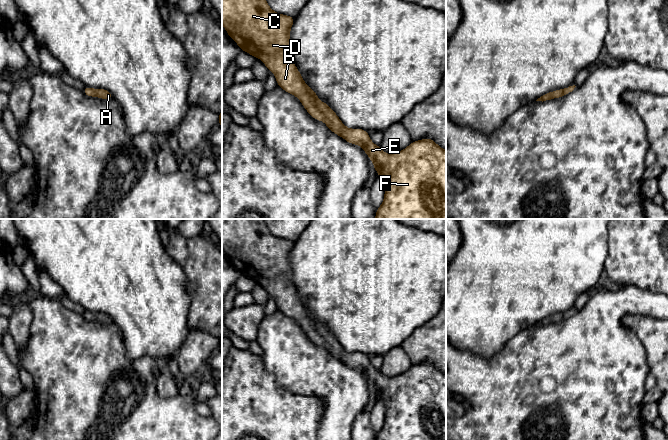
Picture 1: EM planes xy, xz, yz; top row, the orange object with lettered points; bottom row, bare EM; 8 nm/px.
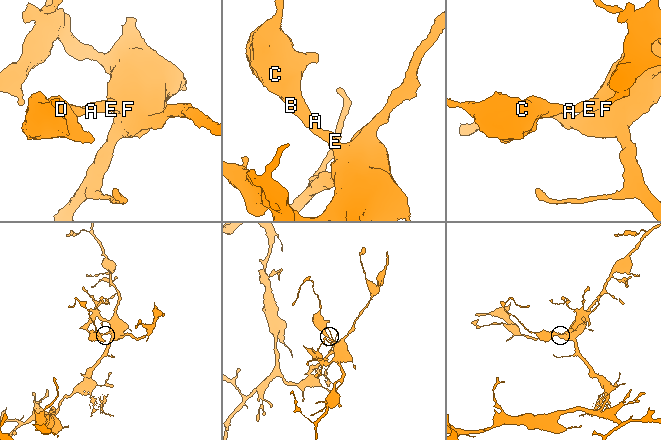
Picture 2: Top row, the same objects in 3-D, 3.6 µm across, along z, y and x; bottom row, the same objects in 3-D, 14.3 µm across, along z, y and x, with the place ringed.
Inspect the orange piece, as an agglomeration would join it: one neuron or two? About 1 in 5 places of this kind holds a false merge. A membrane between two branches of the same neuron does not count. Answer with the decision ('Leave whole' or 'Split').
Leave whole

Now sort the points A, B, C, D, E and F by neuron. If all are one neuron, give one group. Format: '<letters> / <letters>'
A B C D E F

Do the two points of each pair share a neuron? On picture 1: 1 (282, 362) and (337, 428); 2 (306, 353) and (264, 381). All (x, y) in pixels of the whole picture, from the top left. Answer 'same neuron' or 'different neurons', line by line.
1: same neuron
2: different neurons

